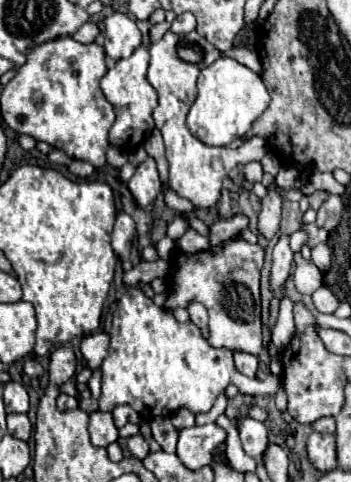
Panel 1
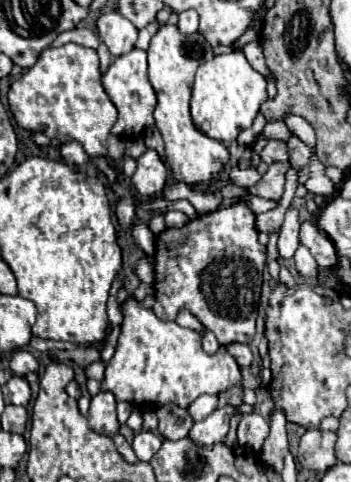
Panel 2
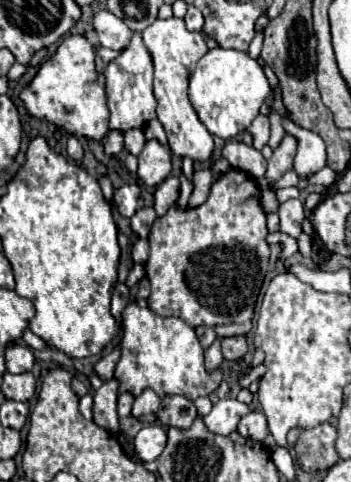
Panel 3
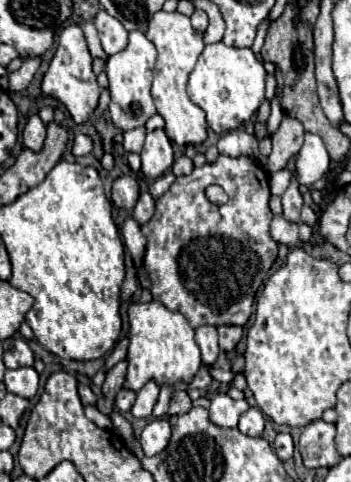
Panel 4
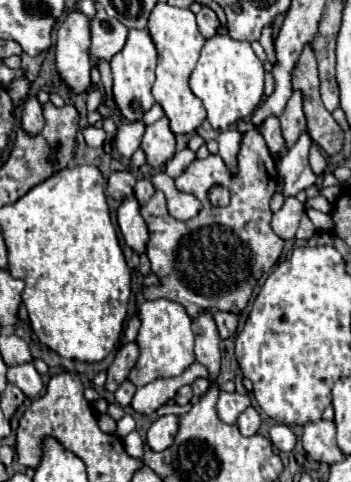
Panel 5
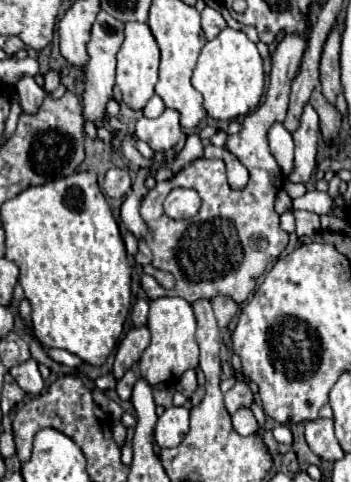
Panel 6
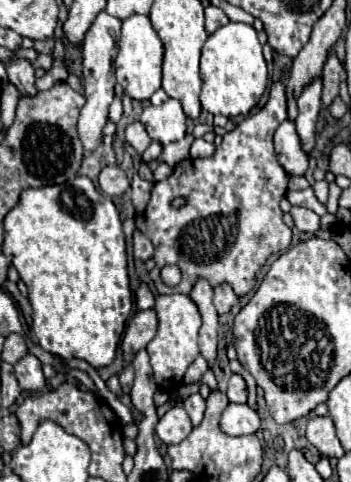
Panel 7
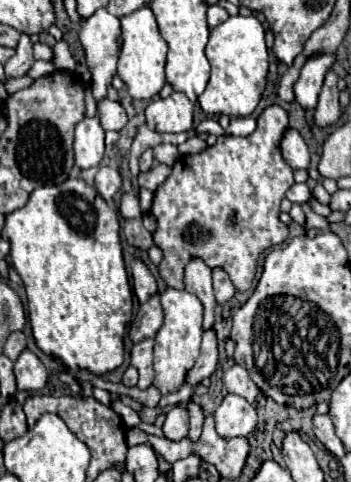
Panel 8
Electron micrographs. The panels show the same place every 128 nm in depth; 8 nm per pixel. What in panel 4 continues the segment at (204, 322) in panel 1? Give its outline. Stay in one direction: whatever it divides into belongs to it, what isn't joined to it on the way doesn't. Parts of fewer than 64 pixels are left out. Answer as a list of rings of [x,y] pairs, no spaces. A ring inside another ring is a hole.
[[[204,364],[200,370],[198,370],[198,374],[194,376],[194,380],[192,380],[192,384],[190,384],[190,388],[206,388],[210,382],[212,382],[212,376],[210,376],[210,364]]]

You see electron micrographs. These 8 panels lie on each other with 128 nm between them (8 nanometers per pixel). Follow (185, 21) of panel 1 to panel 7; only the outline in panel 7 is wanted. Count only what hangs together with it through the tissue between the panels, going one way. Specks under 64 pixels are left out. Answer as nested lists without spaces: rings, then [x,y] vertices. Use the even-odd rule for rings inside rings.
[[[208,6],[204,10],[204,14],[206,14],[206,32],[208,34],[212,34],[214,30],[218,30],[220,26],[226,26],[230,22],[228,16],[220,8],[216,8],[216,6]]]

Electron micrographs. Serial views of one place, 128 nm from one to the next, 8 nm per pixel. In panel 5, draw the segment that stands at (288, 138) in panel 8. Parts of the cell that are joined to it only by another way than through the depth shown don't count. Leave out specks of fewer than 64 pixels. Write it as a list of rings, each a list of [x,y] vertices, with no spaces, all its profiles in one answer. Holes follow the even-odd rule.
[[[276,116],[266,118],[260,126],[256,126],[256,130],[264,136],[264,140],[266,140],[272,154],[284,154],[286,152],[284,138],[282,138],[282,132],[280,132],[280,122],[278,122]]]

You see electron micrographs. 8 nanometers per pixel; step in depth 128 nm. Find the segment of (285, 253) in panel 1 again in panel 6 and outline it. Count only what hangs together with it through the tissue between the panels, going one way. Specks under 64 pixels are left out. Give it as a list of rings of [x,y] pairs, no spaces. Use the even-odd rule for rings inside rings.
[[[310,104],[304,106],[304,114],[300,120],[300,128],[294,132],[294,170],[290,172],[290,182],[306,184],[316,168],[316,146],[318,146],[318,116]]]

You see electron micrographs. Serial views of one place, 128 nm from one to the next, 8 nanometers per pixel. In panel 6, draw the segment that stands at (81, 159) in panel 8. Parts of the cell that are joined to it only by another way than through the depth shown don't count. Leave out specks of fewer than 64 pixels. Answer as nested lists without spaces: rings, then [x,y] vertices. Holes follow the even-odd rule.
[[[102,10],[98,14],[94,26],[92,26],[92,36],[90,36],[90,42],[88,42],[90,62],[88,62],[86,70],[84,70],[84,74],[86,74],[86,84],[84,84],[84,118],[86,120],[94,122],[96,118],[104,118],[106,104],[108,104],[108,100],[112,96],[112,88],[114,88],[116,54],[118,54],[122,42],[124,42],[124,24]]]

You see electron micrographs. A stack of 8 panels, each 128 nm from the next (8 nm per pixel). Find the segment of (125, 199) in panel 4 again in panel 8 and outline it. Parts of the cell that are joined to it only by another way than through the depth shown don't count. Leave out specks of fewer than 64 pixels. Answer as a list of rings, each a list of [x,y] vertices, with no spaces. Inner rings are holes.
[[[100,168],[98,174],[96,174],[96,180],[94,180],[94,186],[96,190],[100,192],[100,196],[110,202],[112,196],[122,188],[122,176],[116,168]]]

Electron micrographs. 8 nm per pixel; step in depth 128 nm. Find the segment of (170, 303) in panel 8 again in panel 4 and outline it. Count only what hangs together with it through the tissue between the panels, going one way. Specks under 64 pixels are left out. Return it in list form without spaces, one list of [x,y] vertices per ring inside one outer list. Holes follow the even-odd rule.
[[[152,300],[148,304],[132,302],[128,308],[130,332],[128,332],[128,374],[124,388],[138,392],[146,382],[154,380],[158,386],[174,386],[174,384],[190,384],[196,372],[202,366],[200,348],[194,340],[194,328],[180,316],[180,312],[166,310],[160,302]]]

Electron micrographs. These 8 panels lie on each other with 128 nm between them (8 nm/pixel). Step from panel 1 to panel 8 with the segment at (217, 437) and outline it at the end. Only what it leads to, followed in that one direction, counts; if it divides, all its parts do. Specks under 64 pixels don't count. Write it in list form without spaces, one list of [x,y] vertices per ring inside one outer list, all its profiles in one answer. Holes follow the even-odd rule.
[[[234,364],[226,374],[224,374],[224,386],[230,394],[238,394],[242,398],[246,398],[248,402],[254,402],[254,398],[258,396],[258,386],[252,382],[252,378],[248,376],[246,368],[240,364]]]

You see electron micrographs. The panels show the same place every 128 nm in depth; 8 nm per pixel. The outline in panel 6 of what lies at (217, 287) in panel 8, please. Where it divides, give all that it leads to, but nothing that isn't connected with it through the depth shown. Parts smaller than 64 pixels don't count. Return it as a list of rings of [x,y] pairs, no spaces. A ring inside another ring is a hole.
[[[216,296],[212,300],[212,306],[214,306],[214,316],[218,320],[218,326],[220,328],[226,328],[230,324],[230,320],[234,318],[234,314],[240,310],[238,304],[234,304],[230,298],[226,296]]]

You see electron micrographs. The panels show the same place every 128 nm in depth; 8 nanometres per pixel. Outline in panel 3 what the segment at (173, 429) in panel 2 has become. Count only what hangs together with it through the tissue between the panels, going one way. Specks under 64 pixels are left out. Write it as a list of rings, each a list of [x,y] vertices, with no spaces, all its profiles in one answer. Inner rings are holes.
[[[166,396],[162,398],[160,410],[158,410],[158,420],[166,428],[180,428],[186,430],[192,426],[196,418],[196,406],[184,398],[184,396]]]

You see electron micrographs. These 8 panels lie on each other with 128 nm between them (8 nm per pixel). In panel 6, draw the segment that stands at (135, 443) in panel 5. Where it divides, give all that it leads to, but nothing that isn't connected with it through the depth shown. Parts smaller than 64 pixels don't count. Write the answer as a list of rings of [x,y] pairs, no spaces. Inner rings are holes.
[[[128,428],[126,442],[122,446],[122,462],[126,466],[130,466],[130,462],[132,462],[132,436],[134,436],[134,428]]]

